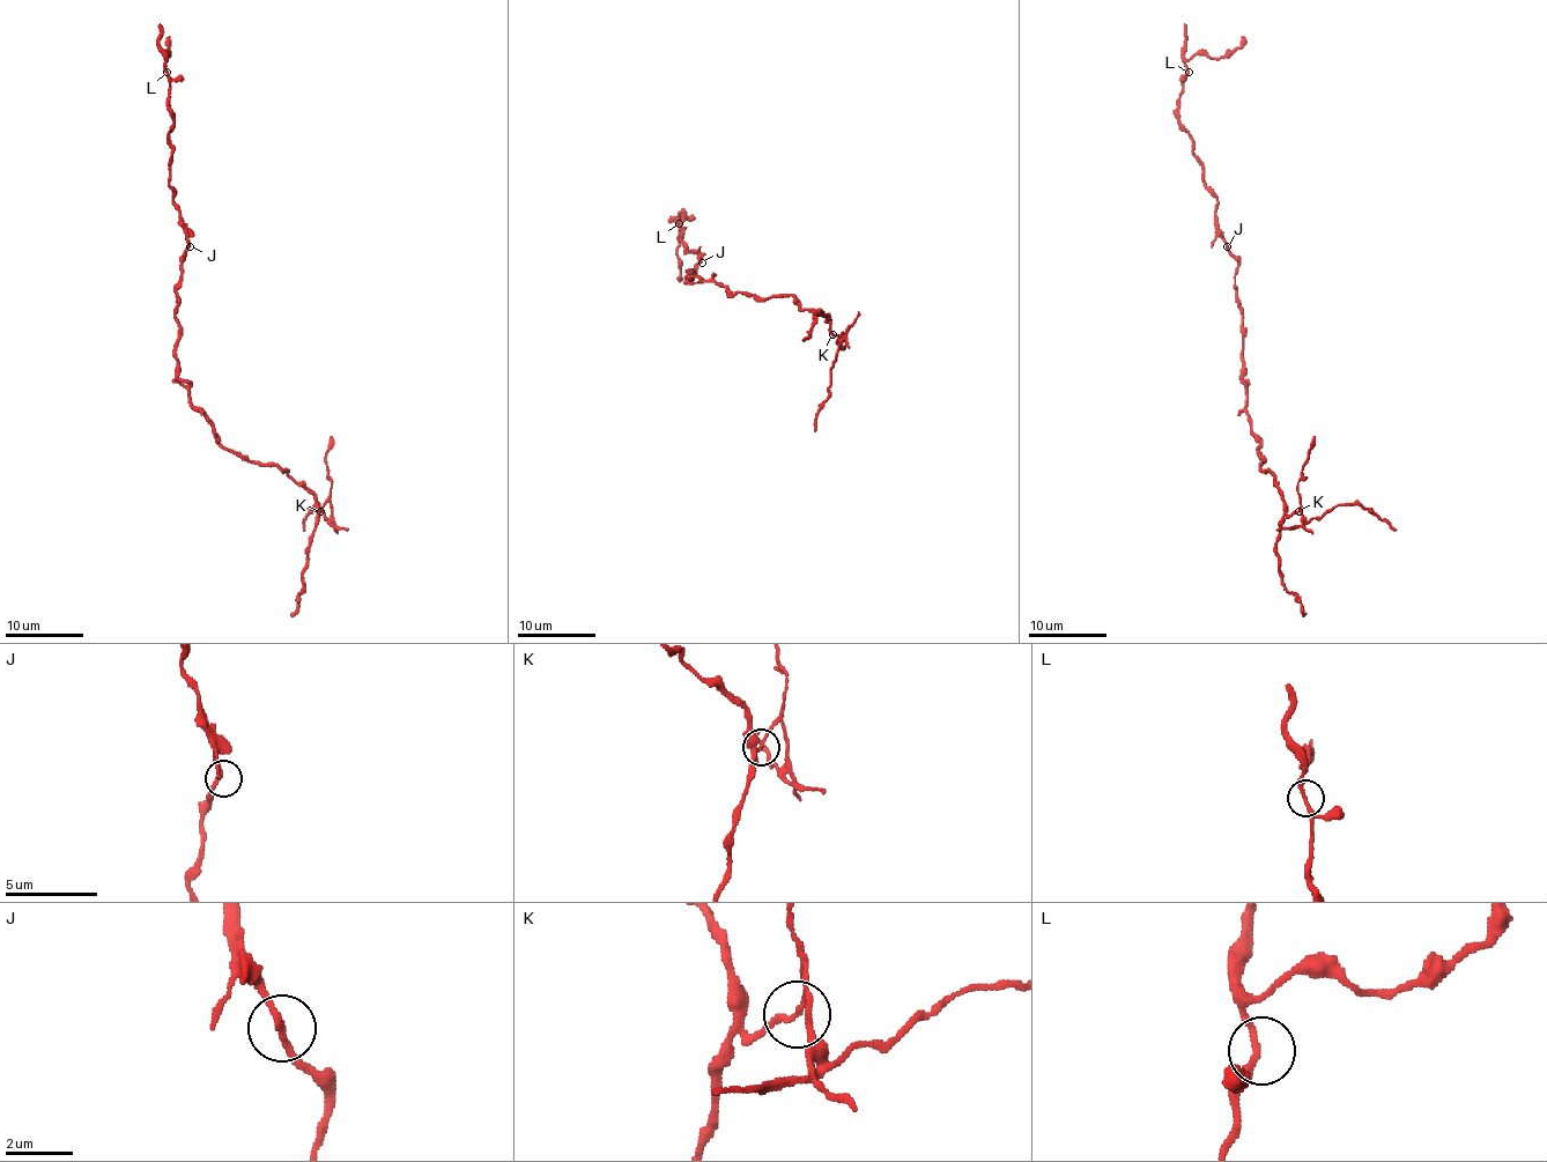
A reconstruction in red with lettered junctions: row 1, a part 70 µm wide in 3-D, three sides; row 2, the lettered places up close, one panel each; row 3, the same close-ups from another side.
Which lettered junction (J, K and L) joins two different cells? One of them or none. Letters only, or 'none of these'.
K

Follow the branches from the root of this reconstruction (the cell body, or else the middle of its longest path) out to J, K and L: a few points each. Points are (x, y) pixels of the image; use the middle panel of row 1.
J: (688, 278), (691, 278), (686, 276), (688, 272), (702, 263)
K: (688, 278), (722, 283), (731, 296), (791, 296), (800, 309), (820, 313), (831, 334)
L: (688, 278), (700, 257), (686, 253), (680, 242), (685, 214), (679, 223)

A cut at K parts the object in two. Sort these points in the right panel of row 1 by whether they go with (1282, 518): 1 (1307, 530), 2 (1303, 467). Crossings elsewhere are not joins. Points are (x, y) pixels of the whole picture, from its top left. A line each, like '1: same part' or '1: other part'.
1: other part
2: other part

